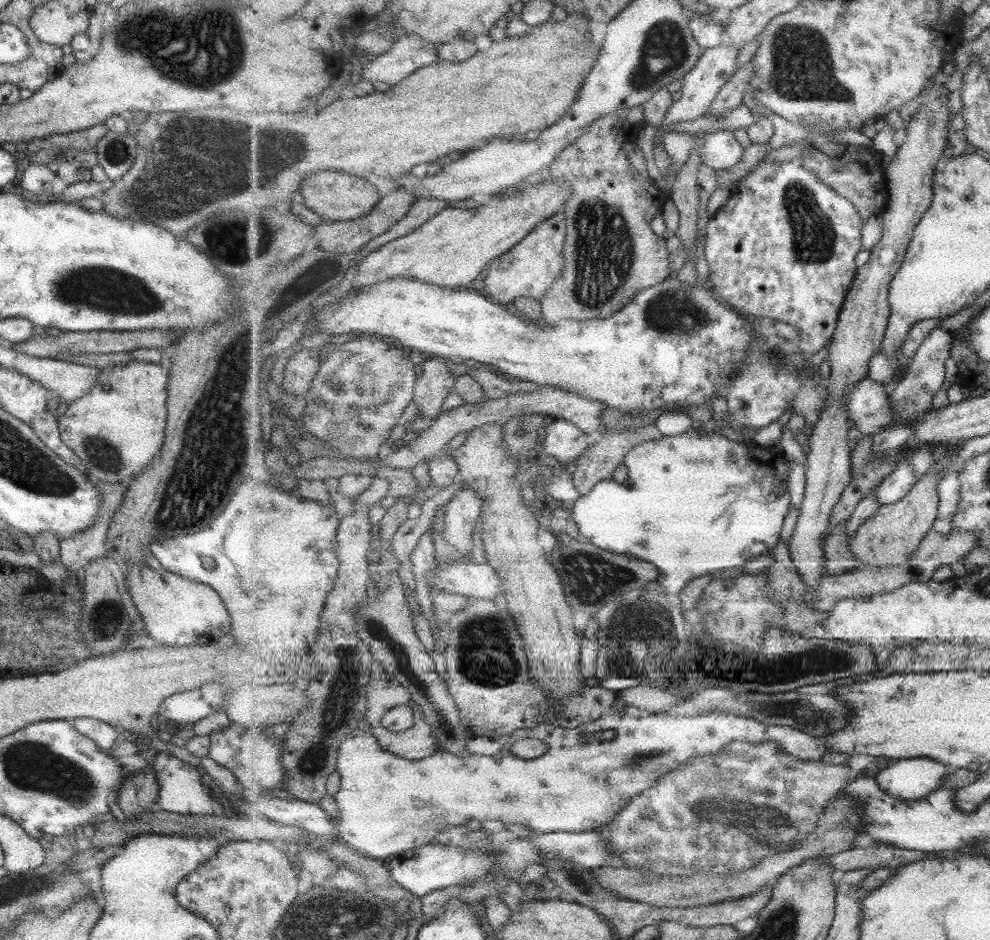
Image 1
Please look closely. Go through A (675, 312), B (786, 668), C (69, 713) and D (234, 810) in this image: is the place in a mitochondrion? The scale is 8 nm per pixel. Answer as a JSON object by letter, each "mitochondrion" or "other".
{"A":"mitochondrion","B":"mitochondrion","C":"other","D":"other"}

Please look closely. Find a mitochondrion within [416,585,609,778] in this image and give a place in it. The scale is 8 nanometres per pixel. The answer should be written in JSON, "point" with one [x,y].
{"point":[499,668]}

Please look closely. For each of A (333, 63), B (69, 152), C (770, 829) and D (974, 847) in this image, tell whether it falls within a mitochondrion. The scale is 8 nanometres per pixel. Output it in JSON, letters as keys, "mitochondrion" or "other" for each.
{"A":"other","B":"other","C":"mitochondrion","D":"other"}

